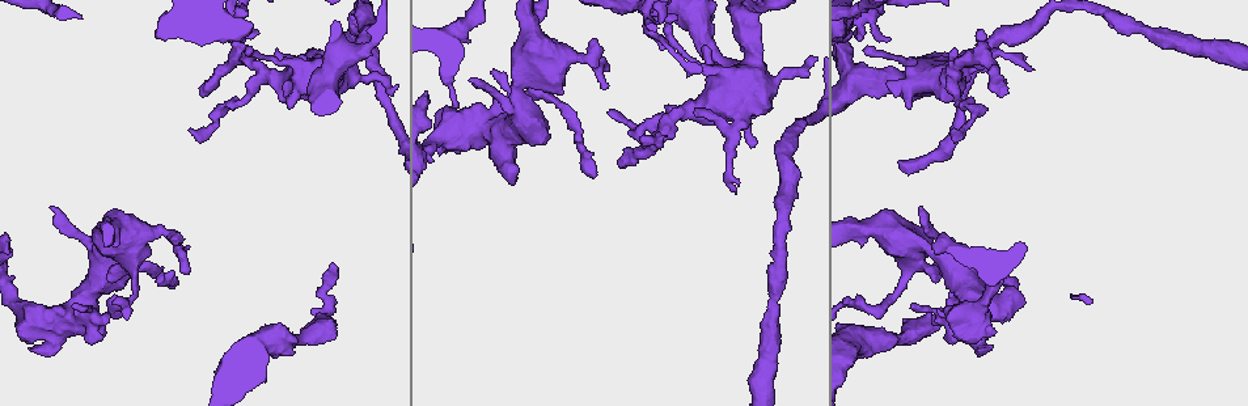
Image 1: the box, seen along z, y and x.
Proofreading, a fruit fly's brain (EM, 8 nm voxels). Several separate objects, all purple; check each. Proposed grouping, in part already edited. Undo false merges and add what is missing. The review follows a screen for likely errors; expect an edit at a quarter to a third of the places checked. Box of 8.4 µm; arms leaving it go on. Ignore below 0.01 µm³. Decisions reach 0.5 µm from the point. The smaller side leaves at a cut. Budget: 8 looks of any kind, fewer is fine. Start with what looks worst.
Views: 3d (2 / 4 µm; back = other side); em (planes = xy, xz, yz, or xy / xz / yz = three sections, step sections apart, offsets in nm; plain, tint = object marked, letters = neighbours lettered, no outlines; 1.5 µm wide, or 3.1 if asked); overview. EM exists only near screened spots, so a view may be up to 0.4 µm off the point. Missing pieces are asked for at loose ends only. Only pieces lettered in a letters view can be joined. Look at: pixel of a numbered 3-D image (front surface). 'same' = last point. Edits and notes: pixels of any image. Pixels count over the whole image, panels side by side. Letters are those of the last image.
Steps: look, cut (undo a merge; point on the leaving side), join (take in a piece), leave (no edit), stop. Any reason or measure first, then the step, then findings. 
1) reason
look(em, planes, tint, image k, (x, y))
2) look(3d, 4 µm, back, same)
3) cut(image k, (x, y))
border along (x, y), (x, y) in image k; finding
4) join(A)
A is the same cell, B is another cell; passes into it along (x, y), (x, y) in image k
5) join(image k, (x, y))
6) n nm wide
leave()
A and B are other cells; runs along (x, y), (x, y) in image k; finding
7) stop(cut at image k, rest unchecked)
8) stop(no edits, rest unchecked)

branch stops here
look(em, xz, step 4, tint, image 1, (677, 15))

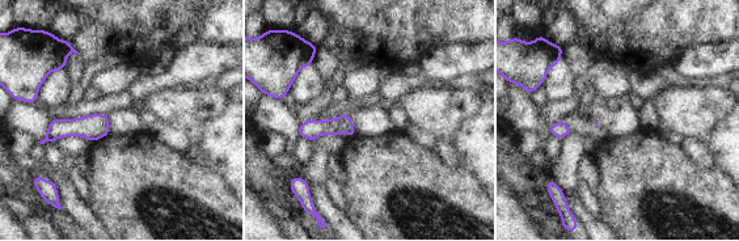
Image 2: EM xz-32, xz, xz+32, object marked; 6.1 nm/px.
cut it another way
look(em, planes, letters, same)

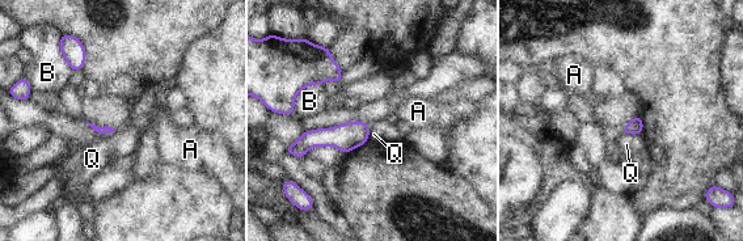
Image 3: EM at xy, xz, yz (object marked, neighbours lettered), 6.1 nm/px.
leave()
A, B and Q are other cells; border along (623, 132), (641, 134) in image 3; none of them fits

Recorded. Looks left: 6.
thin end
look(3d, 2 µm, image 1, (1032, 69))

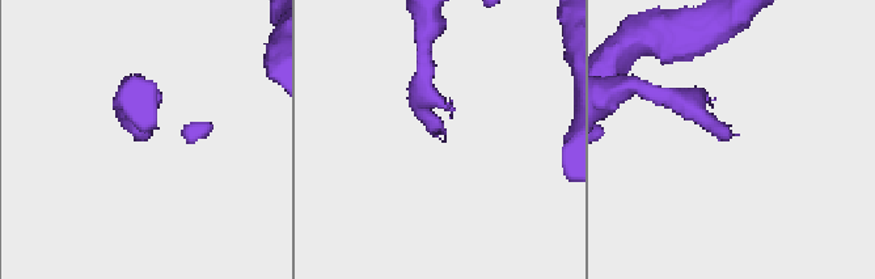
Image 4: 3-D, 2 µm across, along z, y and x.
shape alone is not enough
look(em, planes, letters, image 4, (148, 134))

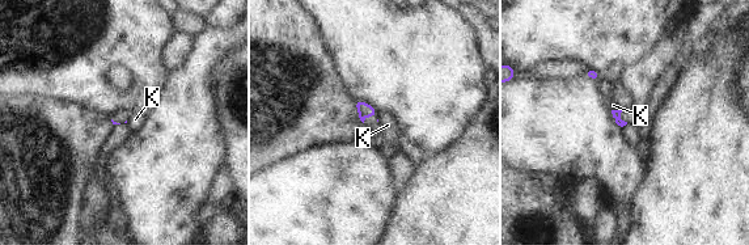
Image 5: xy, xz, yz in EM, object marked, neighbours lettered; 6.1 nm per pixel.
leave()
K is another cell; border along (376, 113), (379, 121) in image 5; none of them fits

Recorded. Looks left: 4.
free end
look(em, yz, step 8, letters, image 1, (54, 207))

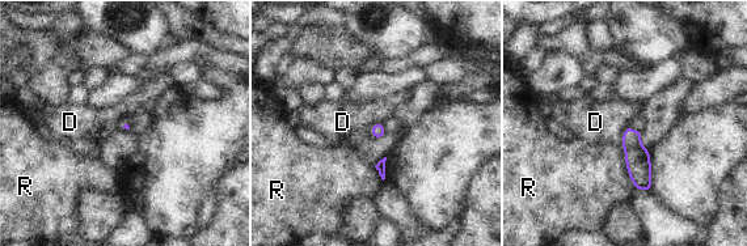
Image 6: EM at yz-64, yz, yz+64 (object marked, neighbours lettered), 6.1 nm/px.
cut it another way
look(em, planes, letters, same)

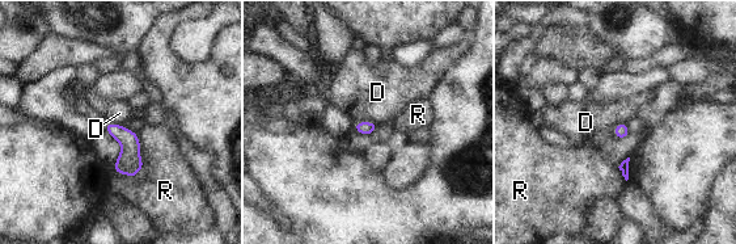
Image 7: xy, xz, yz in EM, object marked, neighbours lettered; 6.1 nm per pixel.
leave()
D and R are other cells; border along (377, 123), (359, 121), (355, 125) in image 7; none of them fits

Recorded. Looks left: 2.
stop(no edits, rest unchecked)

